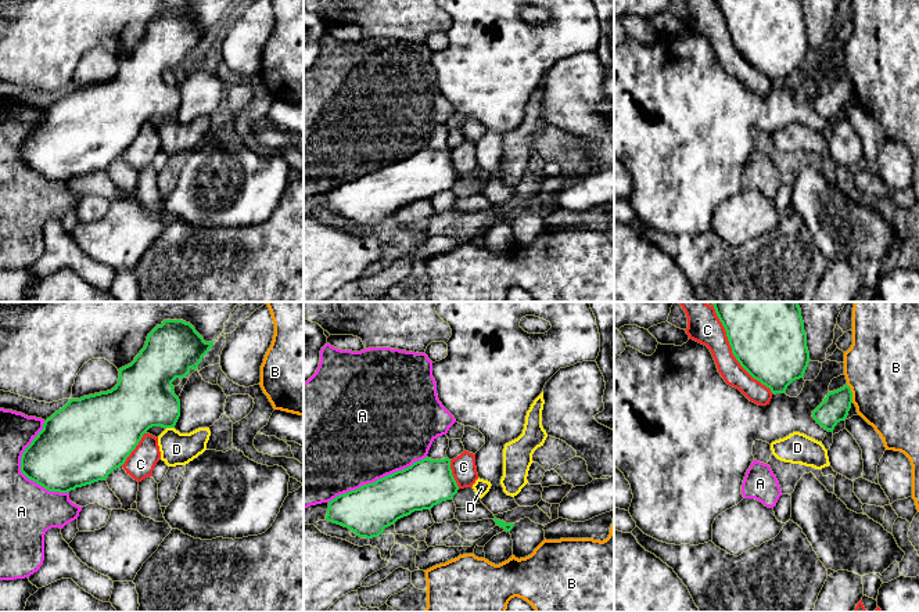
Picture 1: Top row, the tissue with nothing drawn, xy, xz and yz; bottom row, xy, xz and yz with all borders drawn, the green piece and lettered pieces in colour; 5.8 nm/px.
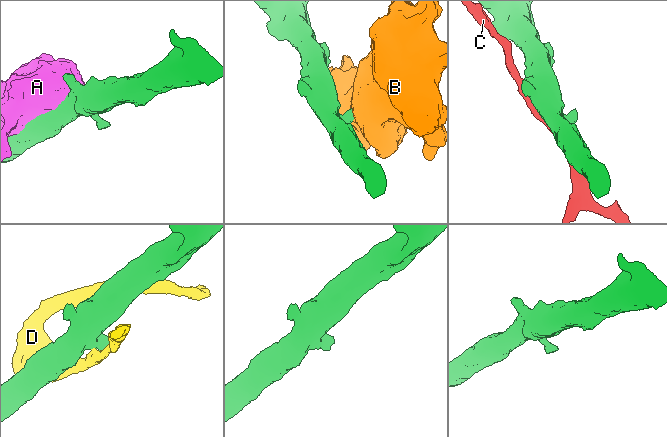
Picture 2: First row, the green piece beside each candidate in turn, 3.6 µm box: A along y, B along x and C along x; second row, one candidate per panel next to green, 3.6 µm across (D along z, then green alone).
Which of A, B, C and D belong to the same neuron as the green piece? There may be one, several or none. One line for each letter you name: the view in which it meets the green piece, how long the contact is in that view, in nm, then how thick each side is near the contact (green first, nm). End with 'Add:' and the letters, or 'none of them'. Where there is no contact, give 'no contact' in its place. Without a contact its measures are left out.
Add: none of them

